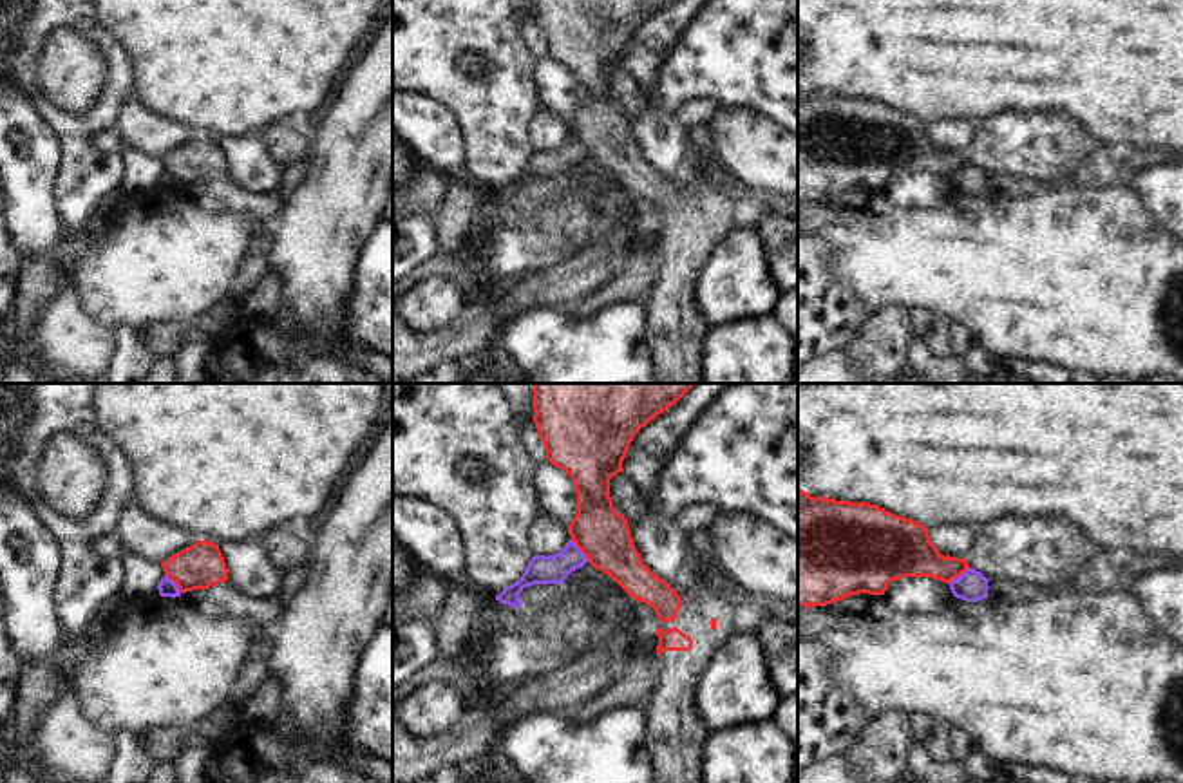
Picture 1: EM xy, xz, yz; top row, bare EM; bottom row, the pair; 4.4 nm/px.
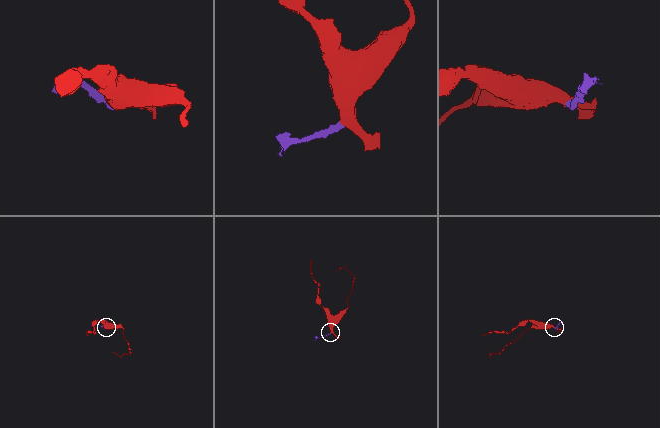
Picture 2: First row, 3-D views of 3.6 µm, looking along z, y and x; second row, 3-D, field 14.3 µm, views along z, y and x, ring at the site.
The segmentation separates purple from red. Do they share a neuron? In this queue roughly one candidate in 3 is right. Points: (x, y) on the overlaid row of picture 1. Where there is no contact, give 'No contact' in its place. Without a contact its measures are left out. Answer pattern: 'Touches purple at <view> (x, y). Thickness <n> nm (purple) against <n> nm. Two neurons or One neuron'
Touches purple at xz (579, 550). Thickness 130 nm (purple) against 240 nm. Two neurons.

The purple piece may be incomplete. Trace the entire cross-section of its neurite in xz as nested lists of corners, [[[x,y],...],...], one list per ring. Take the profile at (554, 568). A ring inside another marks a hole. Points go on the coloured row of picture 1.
[[[570,539],[555,555],[534,555],[521,579],[496,595],[496,600],[519,608],[519,595],[525,588],[534,584],[563,584],[572,571],[582,568],[586,562],[588,557]]]

